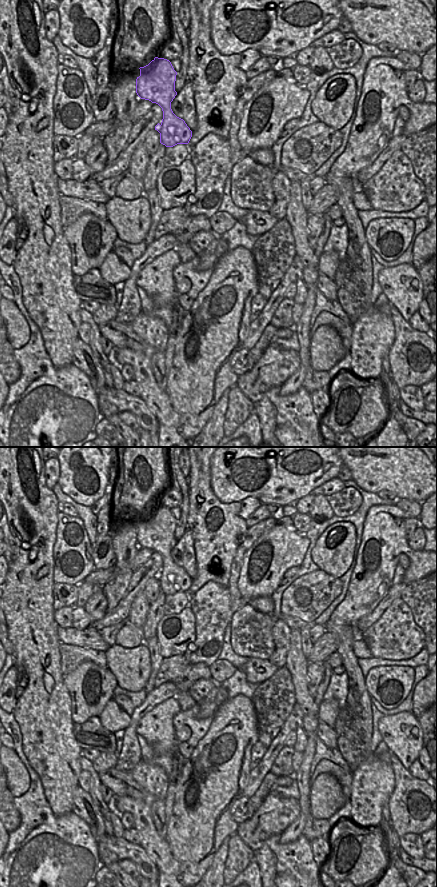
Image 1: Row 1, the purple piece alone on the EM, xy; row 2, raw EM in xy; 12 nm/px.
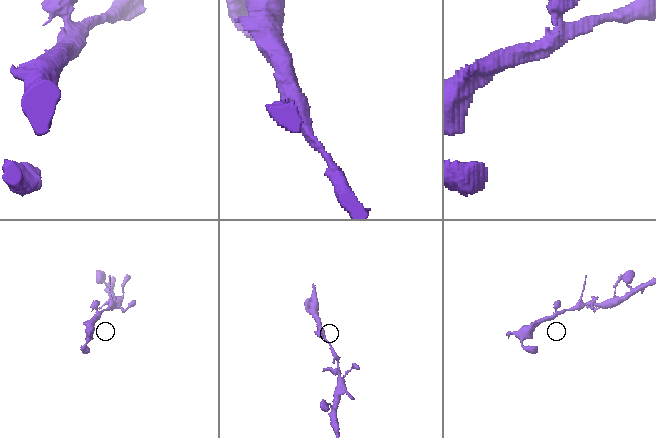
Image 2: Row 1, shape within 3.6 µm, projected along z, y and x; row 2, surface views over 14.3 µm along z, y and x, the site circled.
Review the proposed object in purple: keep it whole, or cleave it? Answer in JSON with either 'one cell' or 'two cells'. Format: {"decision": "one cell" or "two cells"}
{"decision": "one cell"}

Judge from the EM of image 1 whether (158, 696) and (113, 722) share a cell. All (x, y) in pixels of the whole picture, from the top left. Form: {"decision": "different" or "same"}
{"decision": "different"}

